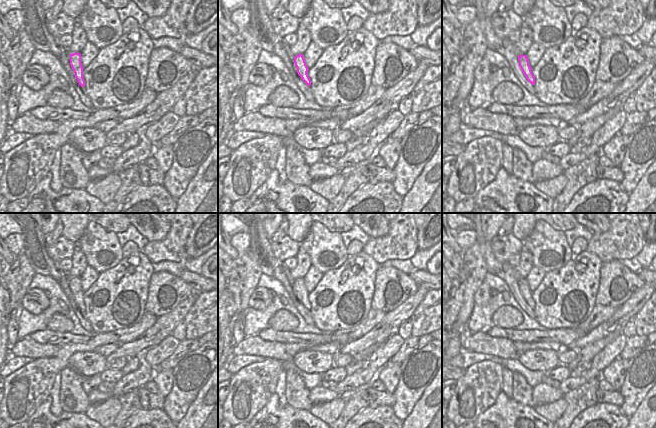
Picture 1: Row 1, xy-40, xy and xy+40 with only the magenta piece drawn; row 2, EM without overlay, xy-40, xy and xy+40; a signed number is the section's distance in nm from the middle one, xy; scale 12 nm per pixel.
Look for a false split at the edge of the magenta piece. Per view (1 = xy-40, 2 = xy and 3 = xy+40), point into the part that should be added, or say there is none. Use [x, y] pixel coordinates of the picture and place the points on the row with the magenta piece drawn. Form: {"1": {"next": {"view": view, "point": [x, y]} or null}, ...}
{"1": {"next": null}, "2": {"next": null}, "3": {"next": null}}

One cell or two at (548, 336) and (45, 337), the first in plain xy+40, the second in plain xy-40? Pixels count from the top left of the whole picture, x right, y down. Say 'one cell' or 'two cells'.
one cell

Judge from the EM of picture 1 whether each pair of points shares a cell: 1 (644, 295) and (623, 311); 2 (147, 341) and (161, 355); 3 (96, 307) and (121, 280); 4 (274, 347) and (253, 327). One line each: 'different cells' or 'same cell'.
1: same cell
2: different cells
3: same cell
4: different cells

